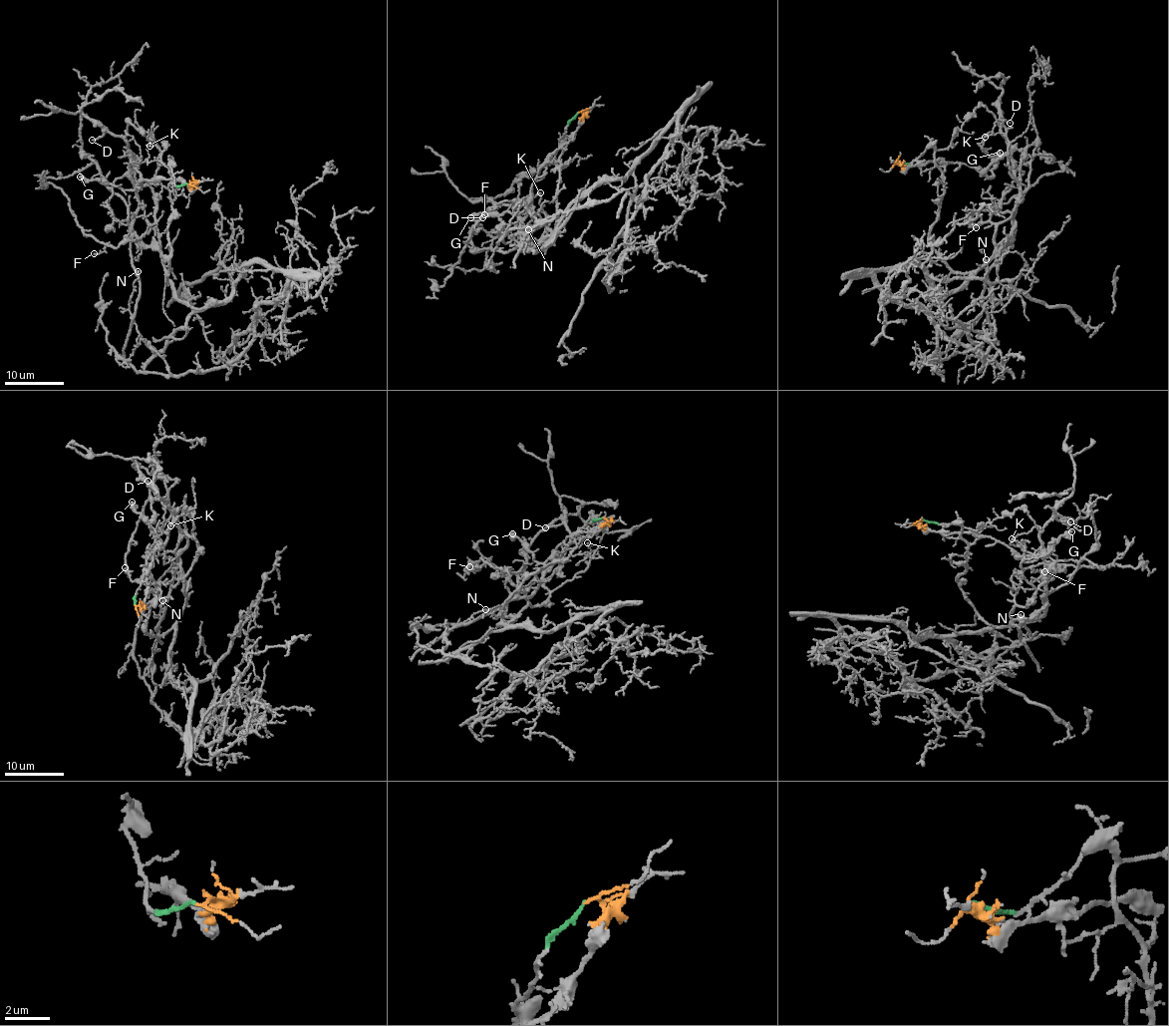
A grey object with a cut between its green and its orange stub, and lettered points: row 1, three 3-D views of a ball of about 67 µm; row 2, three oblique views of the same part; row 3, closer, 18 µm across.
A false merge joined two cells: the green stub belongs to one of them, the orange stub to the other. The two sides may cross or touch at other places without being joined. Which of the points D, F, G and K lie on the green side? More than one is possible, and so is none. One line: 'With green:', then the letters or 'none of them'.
With green: F, K

